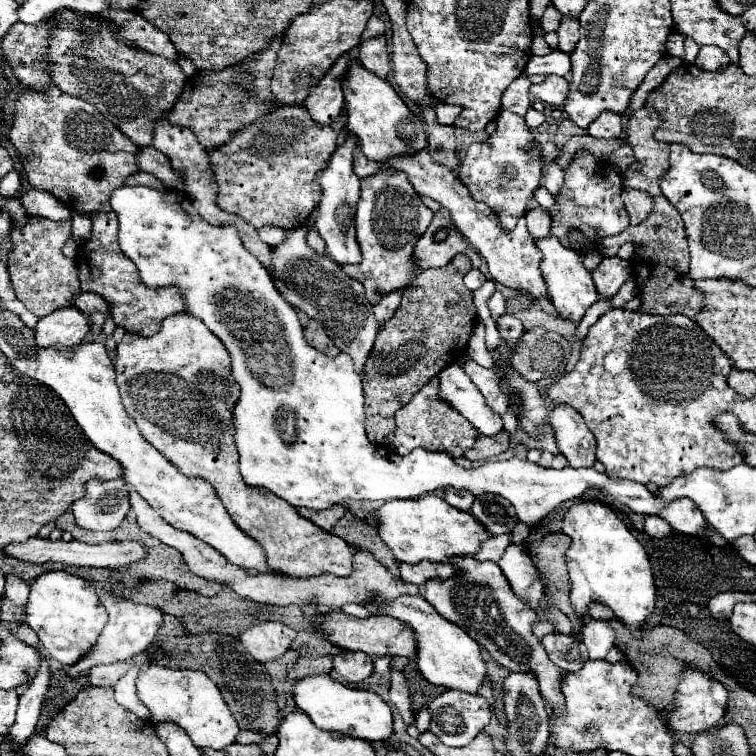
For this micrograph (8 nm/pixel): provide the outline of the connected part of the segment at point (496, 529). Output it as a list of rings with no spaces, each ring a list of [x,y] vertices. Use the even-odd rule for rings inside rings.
[[[493,495],[493,499],[489,497],[489,503],[487,503],[487,499],[483,501],[481,497],[477,497],[471,511],[477,517],[477,521],[489,529],[489,535],[493,535],[493,537],[501,535],[501,533],[509,533],[517,525],[515,509],[503,497]]]

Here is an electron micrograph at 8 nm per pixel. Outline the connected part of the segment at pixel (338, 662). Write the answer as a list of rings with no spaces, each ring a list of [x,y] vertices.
[[[341,651],[333,657],[333,665],[347,683],[361,683],[373,673],[373,657],[361,651]]]

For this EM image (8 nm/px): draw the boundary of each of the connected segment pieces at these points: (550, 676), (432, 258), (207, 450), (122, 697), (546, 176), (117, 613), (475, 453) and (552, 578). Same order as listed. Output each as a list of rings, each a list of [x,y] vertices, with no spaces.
[[[455,557],[459,573],[447,581],[431,579],[425,583],[423,597],[437,609],[439,615],[453,621],[465,629],[479,645],[483,645],[489,655],[509,671],[529,671],[537,677],[539,689],[547,707],[561,711],[561,669],[553,665],[541,645],[533,635],[533,623],[537,623],[535,611],[531,611],[509,587],[505,575],[499,571],[497,563],[475,561],[473,557]]]
[[[435,213],[429,229],[415,245],[415,257],[421,271],[429,267],[445,267],[457,253],[465,253],[471,257],[475,269],[481,267],[481,257],[477,251],[469,251],[465,237],[457,231],[451,217]]]
[[[181,313],[167,317],[161,325],[161,331],[153,337],[125,333],[123,341],[117,345],[115,371],[123,405],[127,413],[135,419],[141,435],[159,453],[171,459],[171,463],[181,469],[181,473],[189,477],[199,475],[213,485],[233,523],[265,549],[267,567],[271,567],[271,571],[289,577],[313,577],[321,573],[335,573],[339,577],[347,577],[353,571],[353,551],[341,537],[313,527],[313,523],[301,517],[293,507],[289,507],[289,503],[277,499],[277,495],[261,489],[251,489],[243,483],[239,475],[239,453],[233,441],[233,407],[239,399],[239,387],[231,375],[231,359],[225,345],[205,327],[201,319],[189,313]]]
[[[133,667],[133,669],[129,669],[129,671],[119,679],[119,683],[115,685],[115,699],[117,699],[119,705],[123,705],[125,709],[133,711],[137,717],[149,719],[149,717],[151,717],[149,711],[145,709],[145,705],[143,705],[143,703],[139,701],[139,697],[137,697],[137,689],[135,689],[137,673],[139,673],[139,669]]]
[[[549,161],[547,171],[543,169],[543,185],[547,185],[549,193],[556,195],[561,189],[561,183],[563,183],[563,169],[555,161]]]
[[[91,583],[101,599],[101,603],[105,605],[107,613],[109,613],[109,623],[105,625],[101,637],[97,639],[97,645],[95,649],[89,651],[89,657],[87,659],[81,659],[79,663],[67,667],[67,673],[71,677],[77,677],[77,675],[83,675],[89,667],[93,665],[101,665],[101,663],[115,663],[115,661],[121,661],[121,659],[129,659],[141,651],[145,651],[155,635],[157,635],[157,629],[161,625],[161,617],[163,613],[157,611],[155,607],[147,607],[147,605],[135,605],[135,603],[129,603],[129,601],[123,601],[123,599],[117,599],[115,595],[111,595],[105,587],[101,587],[101,583]]]
[[[501,431],[499,435],[495,437],[477,437],[475,445],[465,453],[465,457],[469,461],[483,461],[483,459],[489,459],[489,457],[495,457],[495,455],[501,455],[509,449],[509,435],[505,431]]]
[[[549,533],[541,541],[527,543],[527,553],[533,559],[533,563],[539,567],[543,581],[545,581],[545,597],[559,607],[573,623],[573,637],[581,637],[581,617],[575,615],[569,593],[571,593],[571,581],[567,573],[565,563],[565,551],[569,549],[571,539],[565,533]]]

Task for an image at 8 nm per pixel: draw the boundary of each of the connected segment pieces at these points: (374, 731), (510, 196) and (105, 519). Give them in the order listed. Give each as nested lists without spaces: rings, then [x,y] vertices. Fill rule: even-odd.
[[[309,675],[293,685],[295,705],[311,717],[311,721],[325,731],[359,737],[365,741],[385,741],[393,733],[393,719],[389,705],[373,691],[351,689],[329,675]]]
[[[501,111],[495,133],[483,143],[473,143],[459,169],[459,179],[471,197],[489,205],[505,231],[513,231],[517,219],[525,215],[527,203],[541,183],[541,157],[537,149],[531,149],[531,141],[533,135],[525,125],[525,119],[511,111]]]
[[[99,481],[87,483],[87,493],[83,499],[75,501],[71,511],[75,523],[87,531],[113,531],[127,517],[131,487],[121,481]]]

